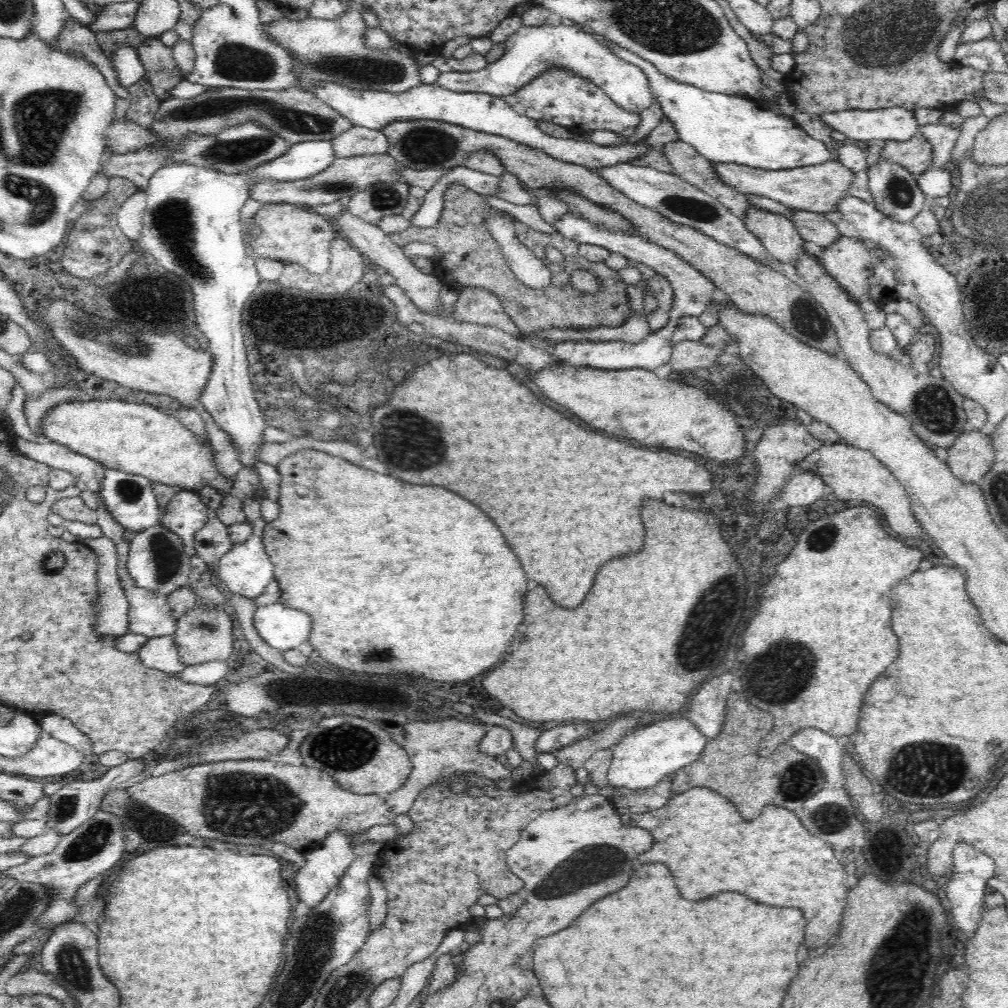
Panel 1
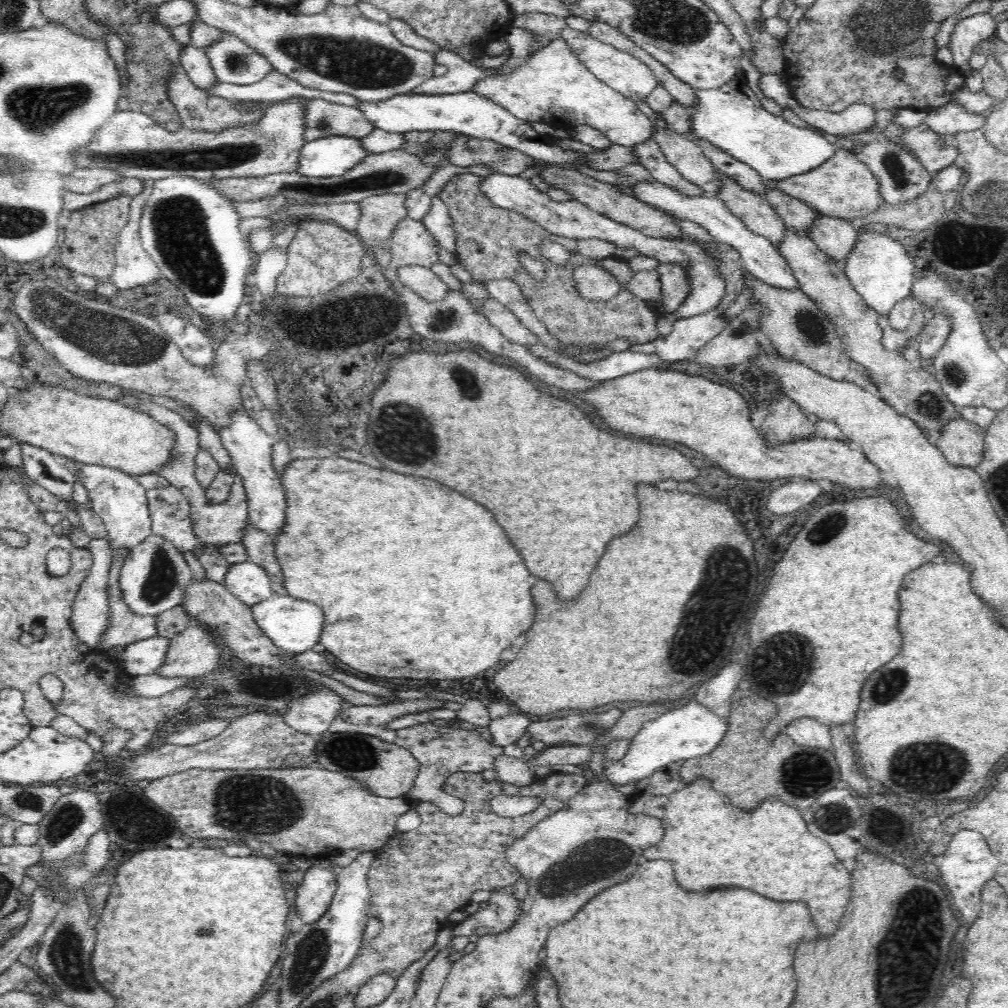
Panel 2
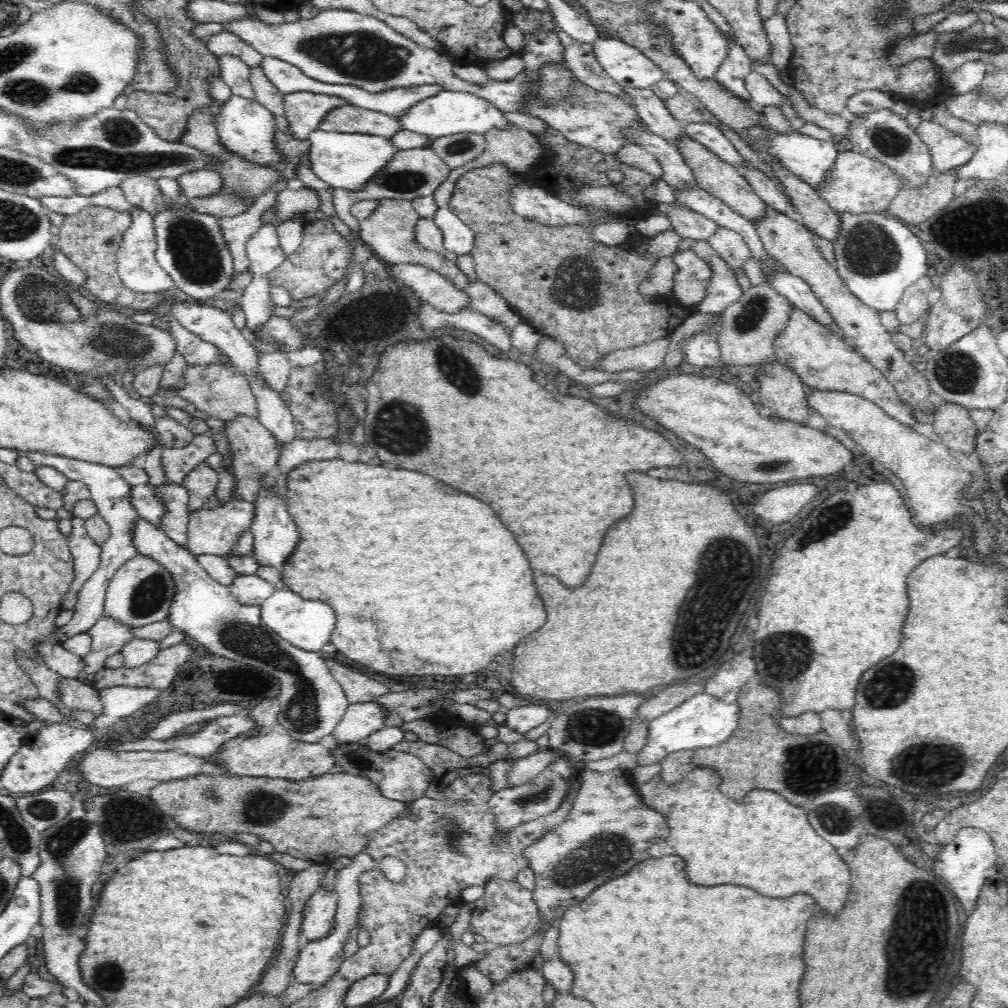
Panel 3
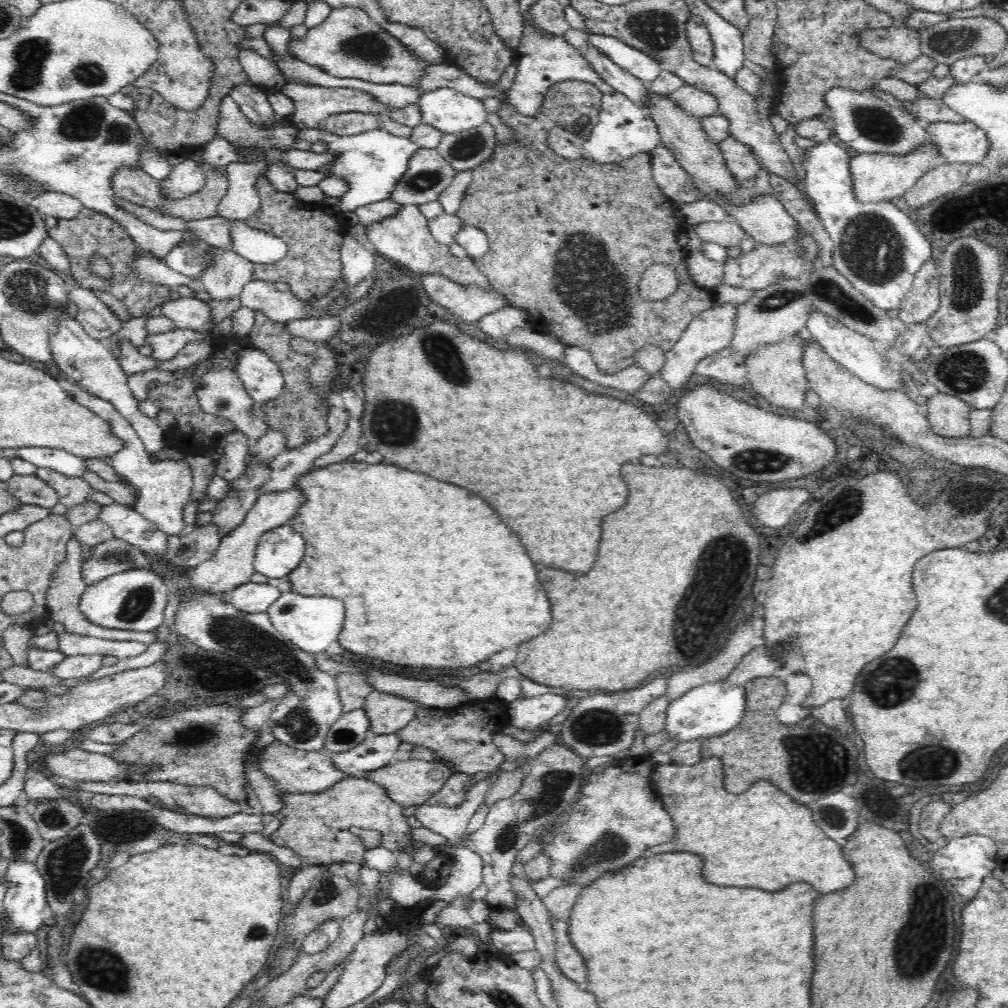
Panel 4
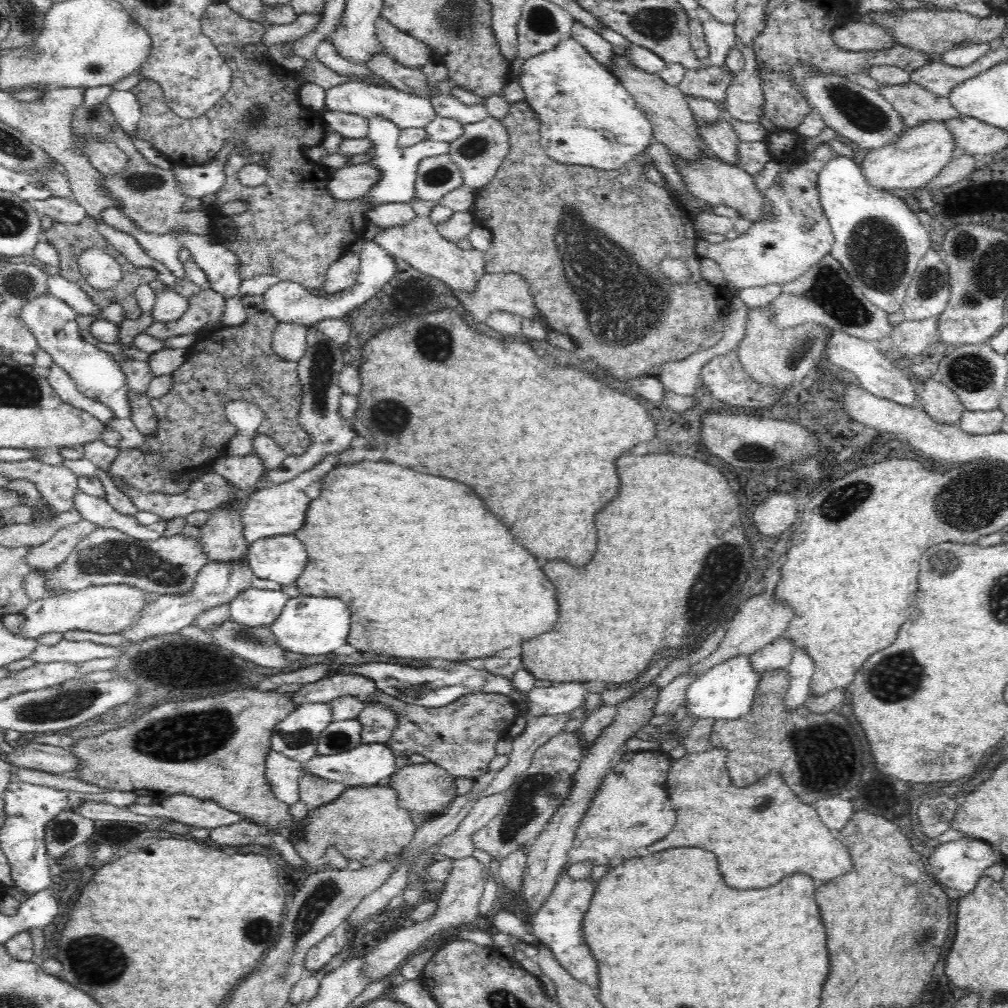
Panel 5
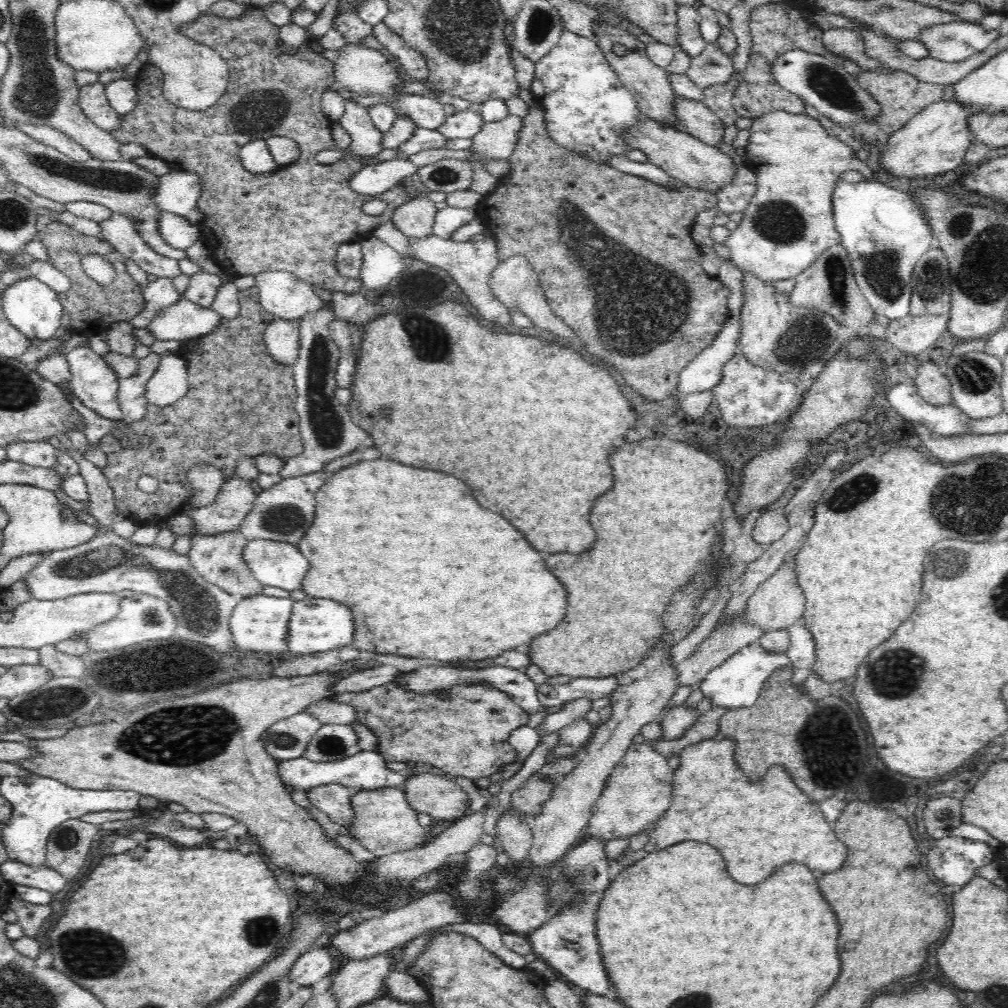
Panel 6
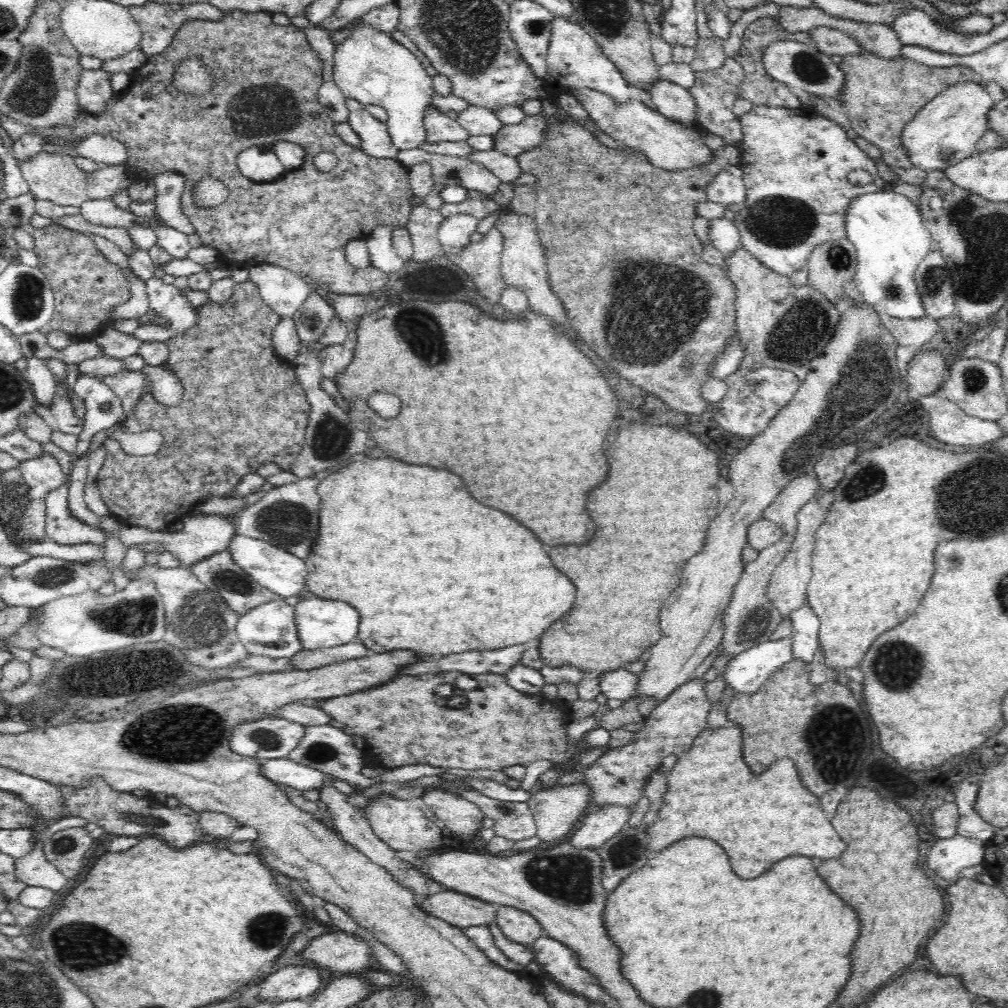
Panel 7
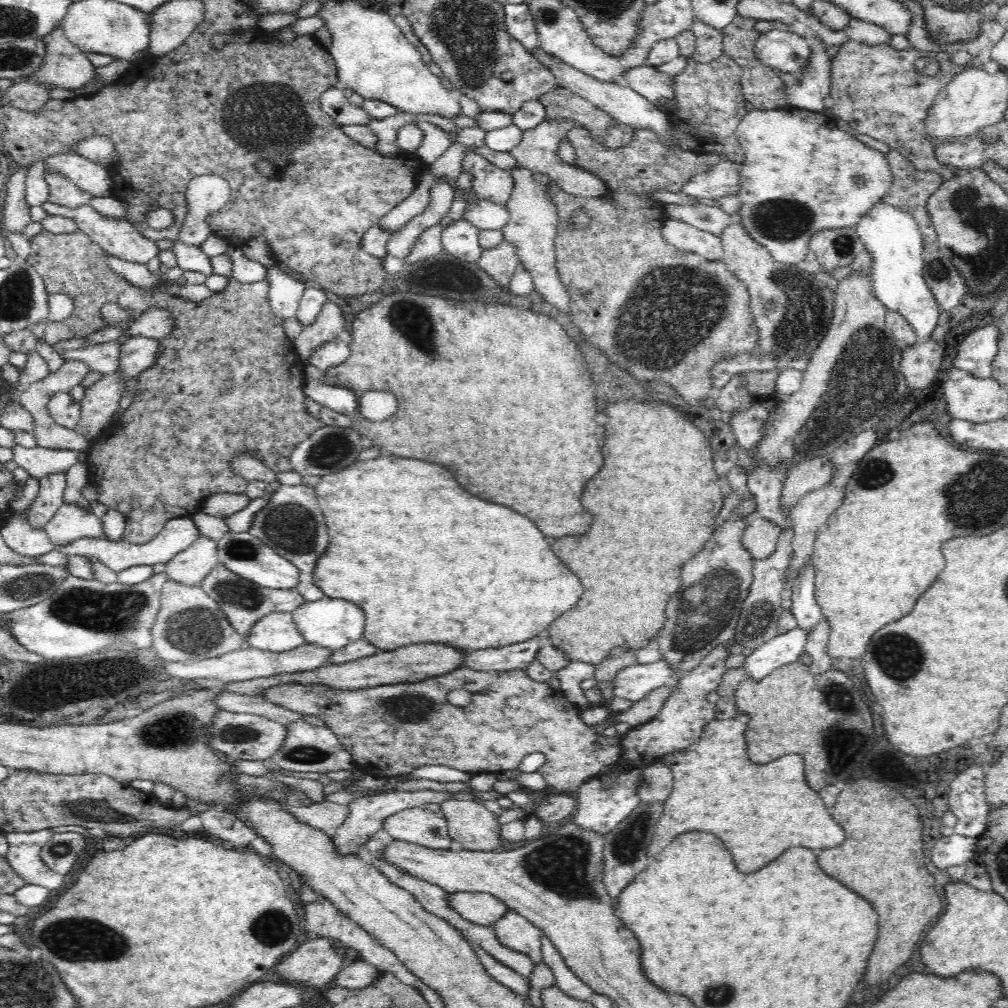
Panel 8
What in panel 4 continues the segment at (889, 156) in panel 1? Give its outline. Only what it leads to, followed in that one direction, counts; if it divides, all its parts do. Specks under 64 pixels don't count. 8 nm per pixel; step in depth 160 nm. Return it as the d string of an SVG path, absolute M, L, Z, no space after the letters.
M970 121L932 123L925 125L925 130L946 163L980 163L990 151L986 133Z

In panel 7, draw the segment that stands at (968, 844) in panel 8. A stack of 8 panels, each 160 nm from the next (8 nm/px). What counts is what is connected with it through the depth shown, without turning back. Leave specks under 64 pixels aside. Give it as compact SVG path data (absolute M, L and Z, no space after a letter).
M954 835L952 838L939 838L928 851L928 866L932 869L936 878L950 880L960 878L962 870L969 866L983 864L985 856L985 842L977 838L966 838L965 836Z

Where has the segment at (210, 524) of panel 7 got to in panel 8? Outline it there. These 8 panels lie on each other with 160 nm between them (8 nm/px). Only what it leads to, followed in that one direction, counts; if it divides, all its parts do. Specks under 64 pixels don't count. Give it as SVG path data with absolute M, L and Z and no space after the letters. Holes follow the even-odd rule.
M65 502L46 524L45 529L50 540L59 547L78 538L99 539L104 532L104 525L92 511ZM200 535L185 551L166 563L168 578L184 585L201 586L202 580L219 563L217 542Z

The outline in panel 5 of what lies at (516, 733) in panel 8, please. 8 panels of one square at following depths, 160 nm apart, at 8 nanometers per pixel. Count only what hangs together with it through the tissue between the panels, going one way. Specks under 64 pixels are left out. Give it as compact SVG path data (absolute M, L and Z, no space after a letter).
M379 690L371 694L370 698L363 699L364 702L378 701L390 709L396 711L398 715L398 726L394 728L390 740L386 742L392 749L392 753L398 756L410 756L411 754L422 754L430 762L437 764L448 771L452 776L477 779L487 773L494 765L500 762L496 754L496 742L507 737L507 731L514 724L516 717L519 716L519 708L510 696L498 693L476 692L460 696L458 700L440 706L438 708L426 708L416 704L408 704L403 700L398 700L393 696L388 696Z

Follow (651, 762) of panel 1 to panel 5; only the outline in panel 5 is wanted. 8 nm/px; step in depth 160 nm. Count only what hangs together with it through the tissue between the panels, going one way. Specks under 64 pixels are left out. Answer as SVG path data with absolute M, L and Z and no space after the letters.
M740 654L717 664L688 687L685 696L687 714L694 716L695 720L736 720L750 712L760 679L761 673L752 670L749 656Z

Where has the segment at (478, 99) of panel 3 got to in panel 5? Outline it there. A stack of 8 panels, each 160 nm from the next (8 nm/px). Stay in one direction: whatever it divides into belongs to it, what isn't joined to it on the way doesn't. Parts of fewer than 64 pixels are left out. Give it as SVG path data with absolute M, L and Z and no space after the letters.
M448 90L432 95L430 102L436 112L436 117L450 118L460 121L460 124L475 124L489 118L488 109L484 103L468 106L460 103Z

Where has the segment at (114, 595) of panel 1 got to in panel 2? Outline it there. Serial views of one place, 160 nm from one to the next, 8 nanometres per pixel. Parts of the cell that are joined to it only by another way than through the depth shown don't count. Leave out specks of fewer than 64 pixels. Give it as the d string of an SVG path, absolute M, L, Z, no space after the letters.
M108 537L92 539L89 542L89 551L93 556L93 565L89 570L88 576L82 582L76 598L74 598L74 605L72 606L72 628L76 636L83 644L89 646L90 650L94 650L100 640L102 634L106 632L108 624L110 624L110 604L108 601L108 576L111 571L113 563L112 551L110 551L110 543Z

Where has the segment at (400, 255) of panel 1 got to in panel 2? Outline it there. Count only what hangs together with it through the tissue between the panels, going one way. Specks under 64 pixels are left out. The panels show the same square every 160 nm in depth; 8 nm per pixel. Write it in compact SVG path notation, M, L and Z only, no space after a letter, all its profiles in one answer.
M400 266L397 276L399 285L410 288L428 302L441 301L449 290L449 286L425 266Z

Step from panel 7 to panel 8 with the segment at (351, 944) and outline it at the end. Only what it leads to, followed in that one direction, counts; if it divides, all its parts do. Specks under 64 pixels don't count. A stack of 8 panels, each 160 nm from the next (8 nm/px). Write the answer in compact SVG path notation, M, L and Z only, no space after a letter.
M318 936L302 938L297 948L276 965L276 970L283 981L323 989L346 964L335 942Z

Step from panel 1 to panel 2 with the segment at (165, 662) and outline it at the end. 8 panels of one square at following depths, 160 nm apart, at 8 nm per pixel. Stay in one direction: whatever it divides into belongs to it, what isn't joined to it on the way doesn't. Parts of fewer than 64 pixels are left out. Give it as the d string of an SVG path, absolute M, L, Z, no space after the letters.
M156 635L129 644L122 651L120 663L128 675L137 677L158 672L164 664L171 639Z

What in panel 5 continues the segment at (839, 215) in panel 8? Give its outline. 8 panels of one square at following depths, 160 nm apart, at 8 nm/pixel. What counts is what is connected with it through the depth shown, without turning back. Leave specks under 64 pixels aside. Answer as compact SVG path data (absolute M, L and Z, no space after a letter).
M771 130L764 140L768 154L778 161L792 159L792 168L782 170L776 182L764 193L766 208L762 220L754 222L744 234L731 241L710 244L706 239L697 240L696 254L702 259L712 259L722 267L725 287L731 293L768 284L792 282L831 252L835 238L820 202L817 180L826 163L838 153L823 142L806 158L806 139L793 130Z

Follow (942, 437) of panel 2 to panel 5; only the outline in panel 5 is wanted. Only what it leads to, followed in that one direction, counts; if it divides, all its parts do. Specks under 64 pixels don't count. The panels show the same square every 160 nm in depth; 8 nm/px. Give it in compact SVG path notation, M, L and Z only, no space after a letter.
M934 377L926 378L923 385L924 391L919 395L920 406L923 407L923 411L938 424L958 424L963 412L966 411L966 407L962 405L953 390L949 386L935 380Z

